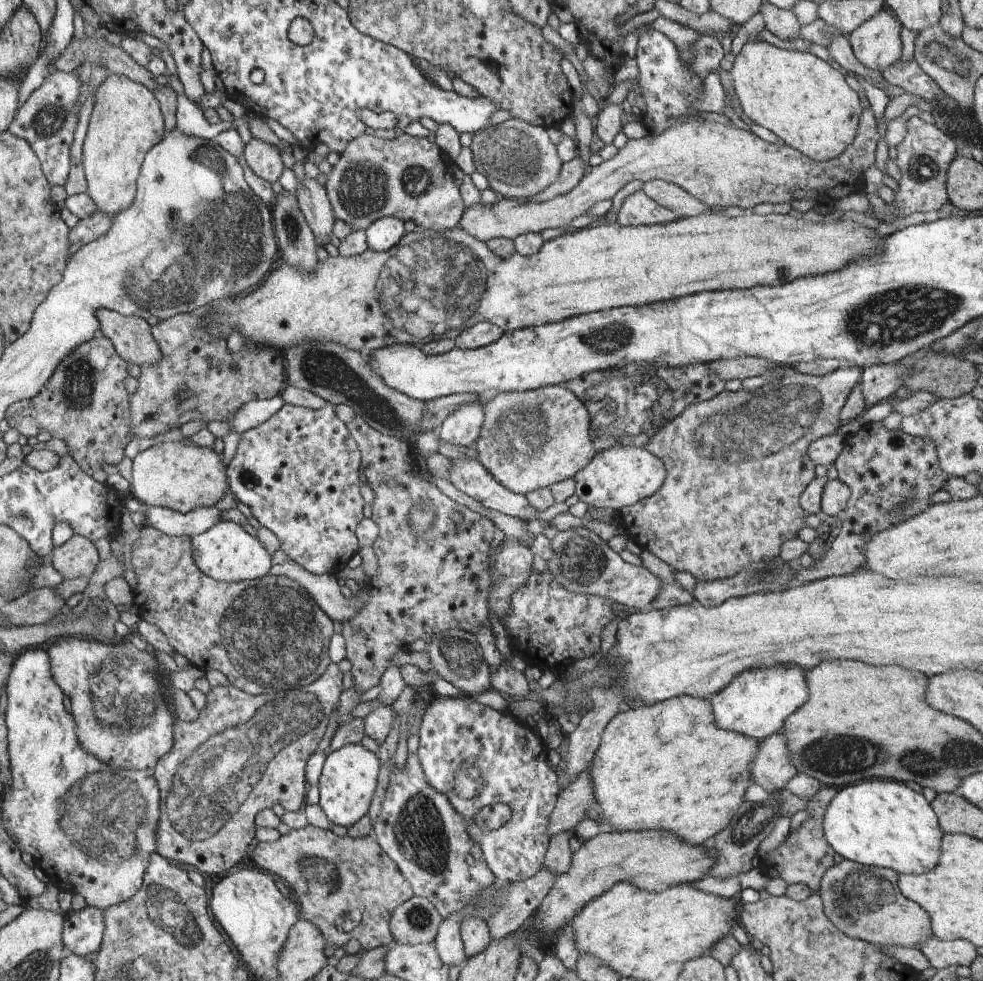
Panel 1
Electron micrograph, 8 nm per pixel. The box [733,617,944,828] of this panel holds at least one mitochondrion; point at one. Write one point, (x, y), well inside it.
(835, 756)

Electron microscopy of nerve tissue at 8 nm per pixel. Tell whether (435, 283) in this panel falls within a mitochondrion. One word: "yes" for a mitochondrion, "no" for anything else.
yes

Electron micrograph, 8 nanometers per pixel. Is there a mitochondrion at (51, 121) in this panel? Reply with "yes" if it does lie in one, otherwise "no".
yes

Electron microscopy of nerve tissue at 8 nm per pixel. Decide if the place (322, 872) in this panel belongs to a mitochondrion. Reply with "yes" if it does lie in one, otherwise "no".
yes

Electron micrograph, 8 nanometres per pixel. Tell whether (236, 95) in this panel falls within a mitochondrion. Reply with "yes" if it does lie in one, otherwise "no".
no

